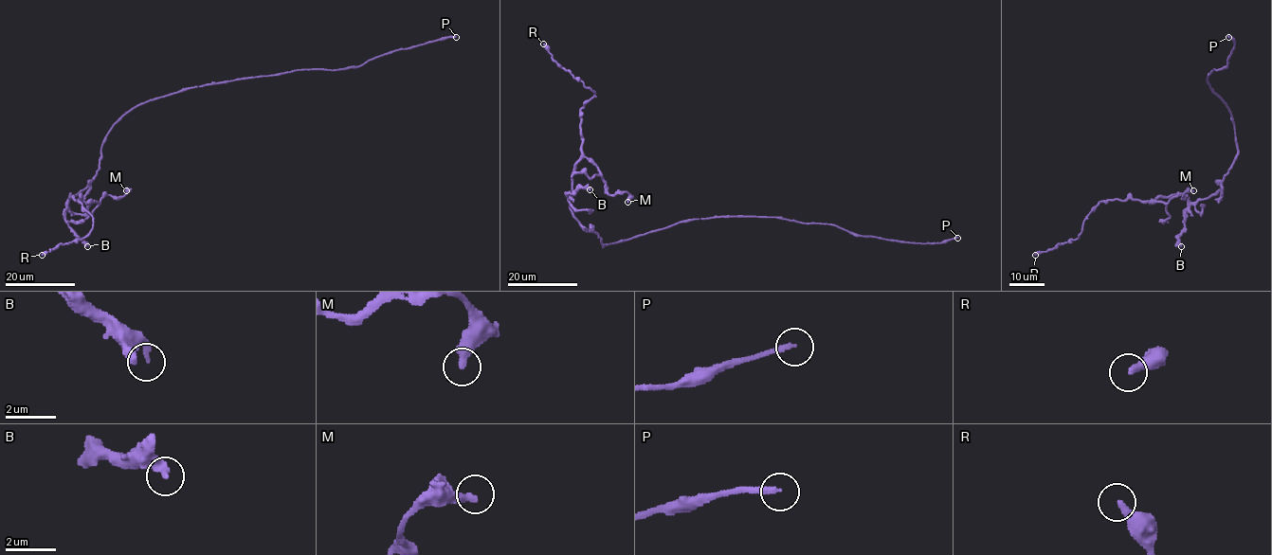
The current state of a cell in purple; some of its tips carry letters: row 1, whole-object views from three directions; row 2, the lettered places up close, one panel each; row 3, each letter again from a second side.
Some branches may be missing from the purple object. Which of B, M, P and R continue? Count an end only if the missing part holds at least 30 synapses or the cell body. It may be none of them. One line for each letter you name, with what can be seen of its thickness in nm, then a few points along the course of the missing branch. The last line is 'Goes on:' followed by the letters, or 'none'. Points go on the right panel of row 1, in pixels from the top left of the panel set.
P: 200 nm thick; missing branch runs (1228, 37), (1214, 29), (1187, 35), (1170, 127), (1155, 162), (1139, 175), (1135, 146), (1149, 109)
Goes on: P

